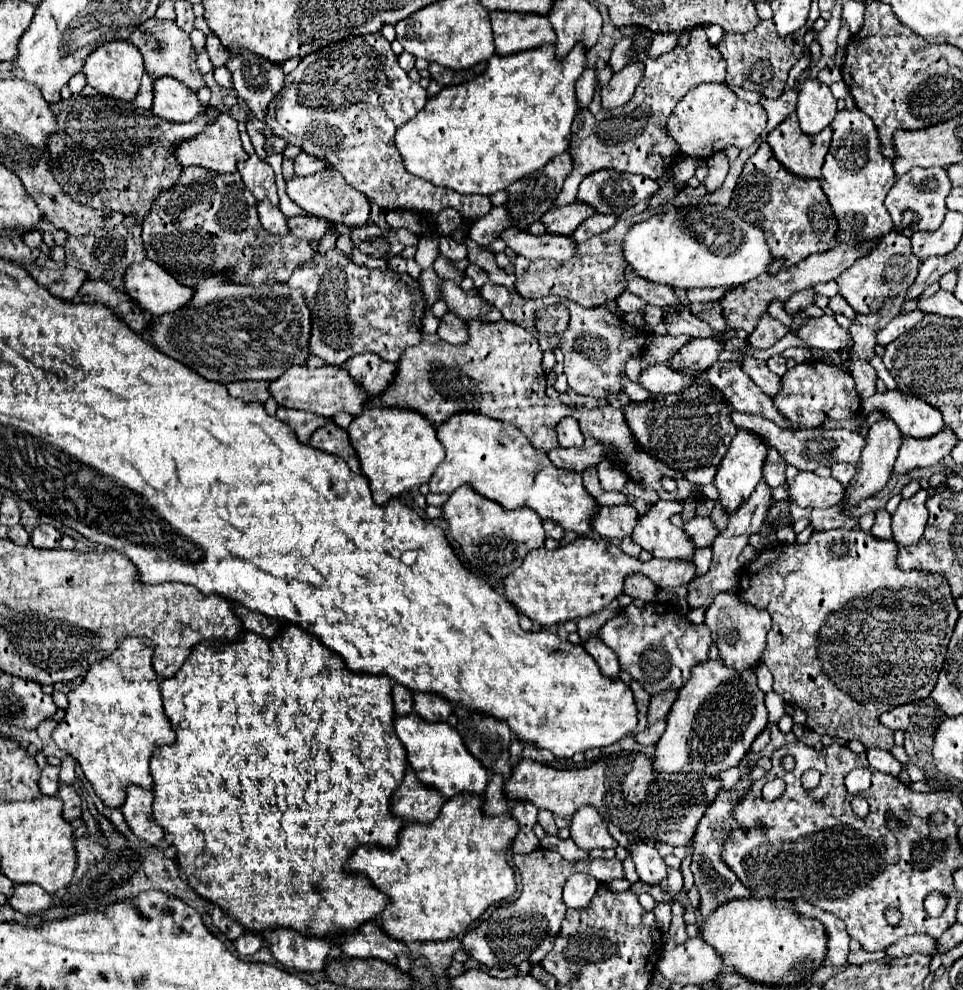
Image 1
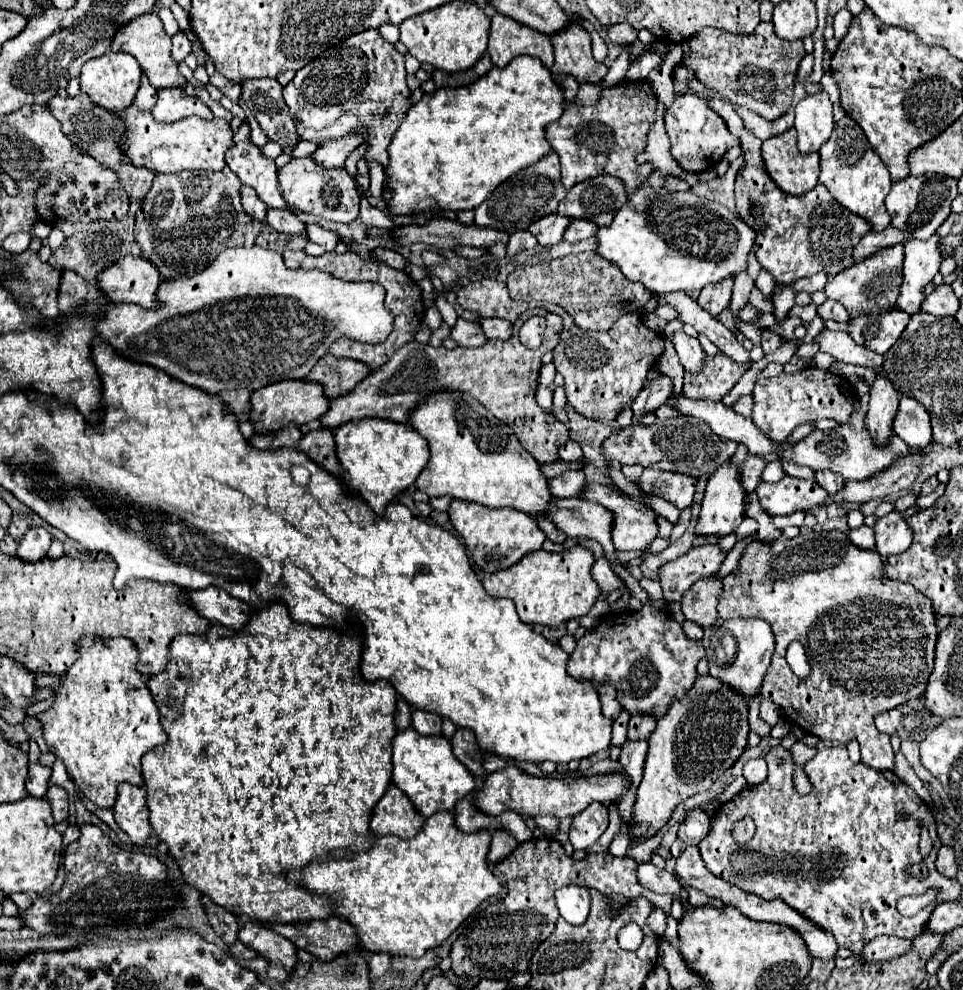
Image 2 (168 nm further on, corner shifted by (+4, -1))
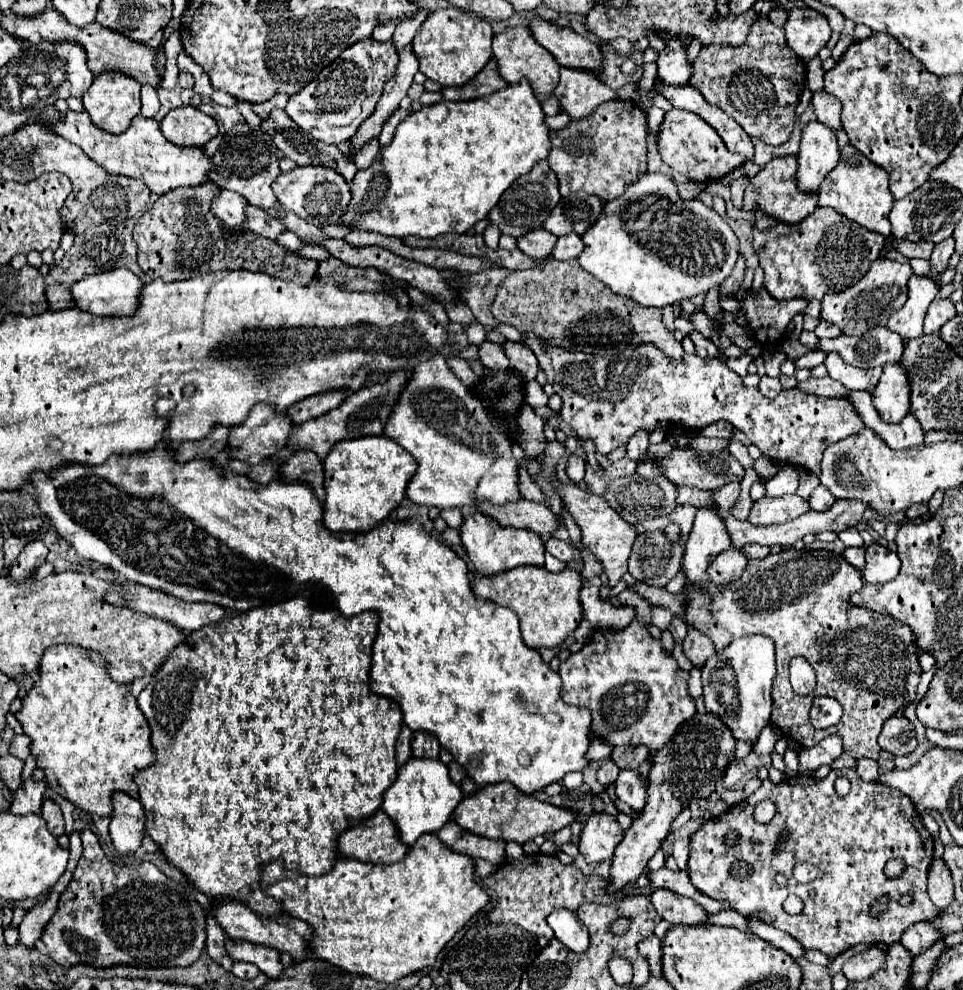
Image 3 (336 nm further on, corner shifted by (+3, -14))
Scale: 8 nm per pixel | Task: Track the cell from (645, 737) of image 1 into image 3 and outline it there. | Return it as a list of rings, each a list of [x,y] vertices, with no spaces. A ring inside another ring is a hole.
[[[624,770],[616,780],[616,796],[632,806],[634,812],[640,812],[646,804],[646,782],[640,782],[636,770]]]

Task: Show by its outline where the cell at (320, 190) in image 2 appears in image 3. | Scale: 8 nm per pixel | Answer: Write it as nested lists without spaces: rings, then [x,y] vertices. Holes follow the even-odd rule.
[[[296,166],[290,172],[278,174],[278,178],[272,184],[272,190],[282,204],[282,208],[296,212],[300,218],[308,220],[310,224],[324,226],[324,224],[338,224],[340,214],[344,214],[348,202],[350,202],[350,190],[348,182],[334,170],[328,170],[324,166]]]

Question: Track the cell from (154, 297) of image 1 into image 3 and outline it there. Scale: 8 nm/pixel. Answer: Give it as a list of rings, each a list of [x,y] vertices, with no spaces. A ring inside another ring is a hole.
[[[116,268],[104,274],[86,276],[72,284],[72,300],[82,312],[90,312],[96,316],[130,316],[136,312],[138,306],[138,294],[142,290],[142,280],[132,274],[128,268]]]

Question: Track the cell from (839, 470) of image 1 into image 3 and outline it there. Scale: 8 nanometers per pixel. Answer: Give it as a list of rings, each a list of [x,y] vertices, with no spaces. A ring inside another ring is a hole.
[[[818,486],[818,488],[812,492],[810,500],[808,500],[810,510],[816,510],[816,512],[828,510],[834,502],[836,502],[836,500],[832,500],[832,494],[828,494],[828,490],[824,490],[824,486]]]

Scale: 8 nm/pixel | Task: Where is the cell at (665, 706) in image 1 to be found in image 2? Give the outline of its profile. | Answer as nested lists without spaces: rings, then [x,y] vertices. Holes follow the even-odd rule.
[[[633,713],[629,721],[627,739],[647,739],[657,727],[657,719],[645,713]]]

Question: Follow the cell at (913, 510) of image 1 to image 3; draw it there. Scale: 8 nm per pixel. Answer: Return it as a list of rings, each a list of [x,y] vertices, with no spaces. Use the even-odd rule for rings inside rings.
[[[874,542],[866,548],[866,566],[862,570],[864,584],[884,584],[896,578],[900,570],[900,558],[896,552]]]

